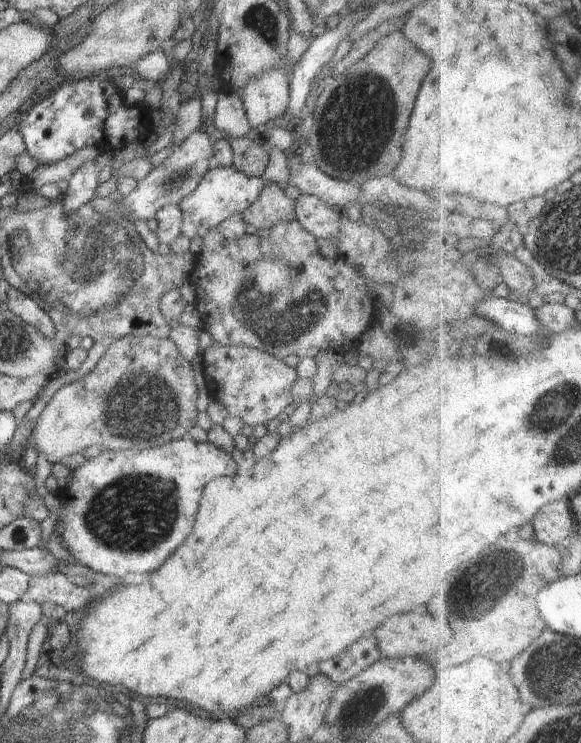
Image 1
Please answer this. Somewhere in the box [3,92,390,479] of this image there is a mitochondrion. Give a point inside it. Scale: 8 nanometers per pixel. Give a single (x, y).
(90, 263)

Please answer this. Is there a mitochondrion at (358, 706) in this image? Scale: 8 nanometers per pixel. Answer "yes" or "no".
yes

